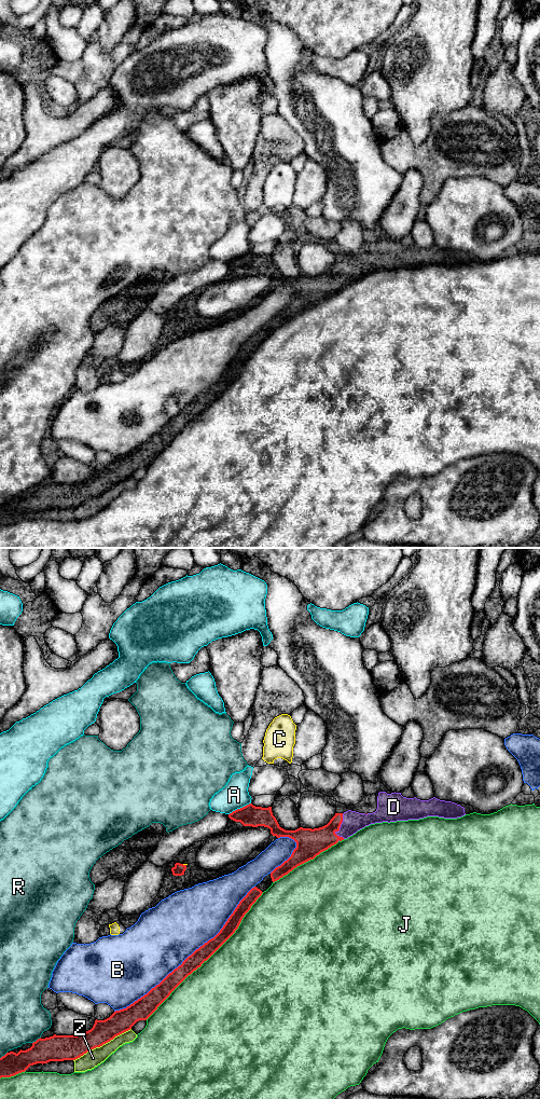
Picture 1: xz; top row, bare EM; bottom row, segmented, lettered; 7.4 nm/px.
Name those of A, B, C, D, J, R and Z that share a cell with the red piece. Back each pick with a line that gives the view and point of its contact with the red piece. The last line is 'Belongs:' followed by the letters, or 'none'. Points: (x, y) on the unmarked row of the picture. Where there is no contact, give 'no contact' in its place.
D: contact xz (340, 274)
Belongs: D

